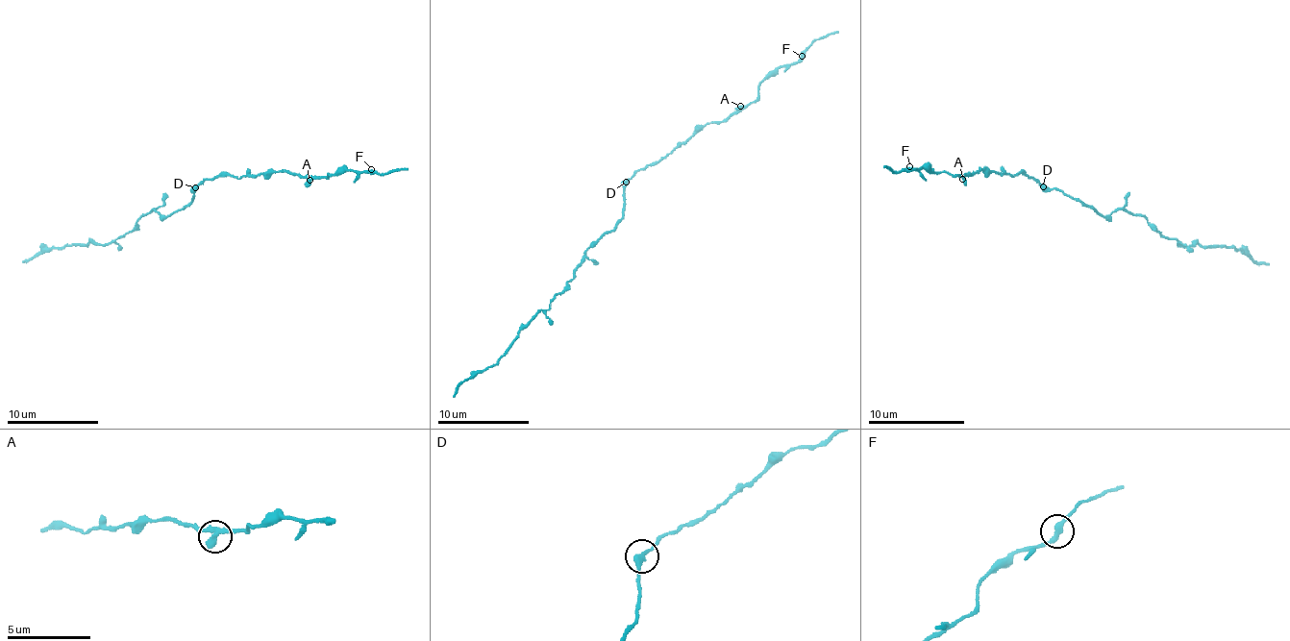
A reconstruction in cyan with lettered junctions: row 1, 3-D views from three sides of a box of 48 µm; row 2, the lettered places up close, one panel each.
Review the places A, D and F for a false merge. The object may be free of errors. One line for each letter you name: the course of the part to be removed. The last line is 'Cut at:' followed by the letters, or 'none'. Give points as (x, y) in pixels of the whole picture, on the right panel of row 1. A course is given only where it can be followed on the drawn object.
Cut at: none

